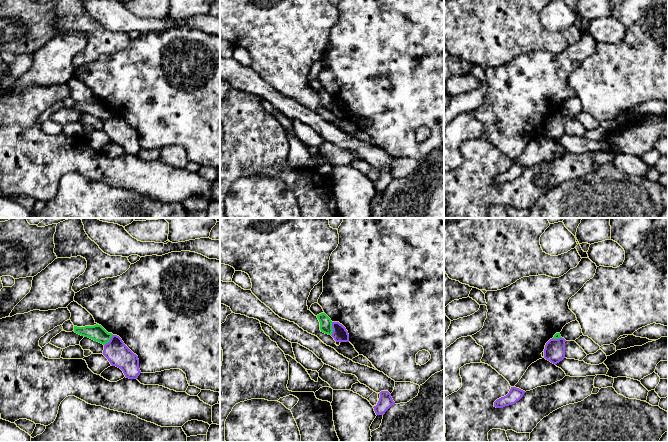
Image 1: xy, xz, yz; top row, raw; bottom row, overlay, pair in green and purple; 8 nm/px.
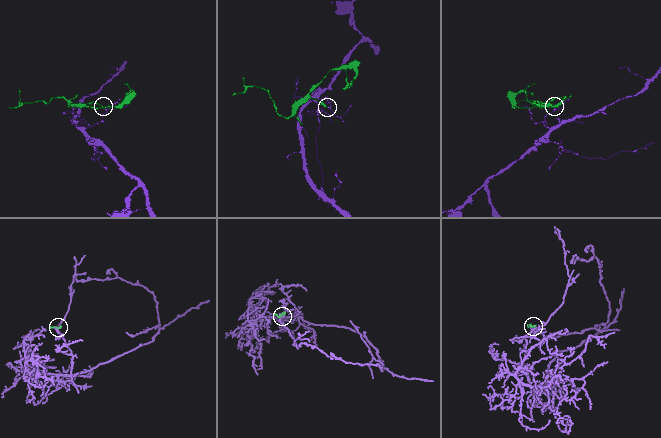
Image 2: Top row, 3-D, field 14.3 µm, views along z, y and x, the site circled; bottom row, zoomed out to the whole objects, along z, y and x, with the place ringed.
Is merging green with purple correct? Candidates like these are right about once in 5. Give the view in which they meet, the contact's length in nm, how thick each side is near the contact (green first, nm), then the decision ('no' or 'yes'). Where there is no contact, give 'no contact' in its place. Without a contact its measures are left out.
contact in xz; length 110 nm; calibres 100 and 120 nm; no

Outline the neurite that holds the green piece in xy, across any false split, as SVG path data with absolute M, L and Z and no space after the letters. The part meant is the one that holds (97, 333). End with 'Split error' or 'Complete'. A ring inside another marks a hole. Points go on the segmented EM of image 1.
M98 324L85 327L74 326L74 332L81 336L97 341L103 345L108 343L113 336L112 333L108 333L101 325Z. Complete

